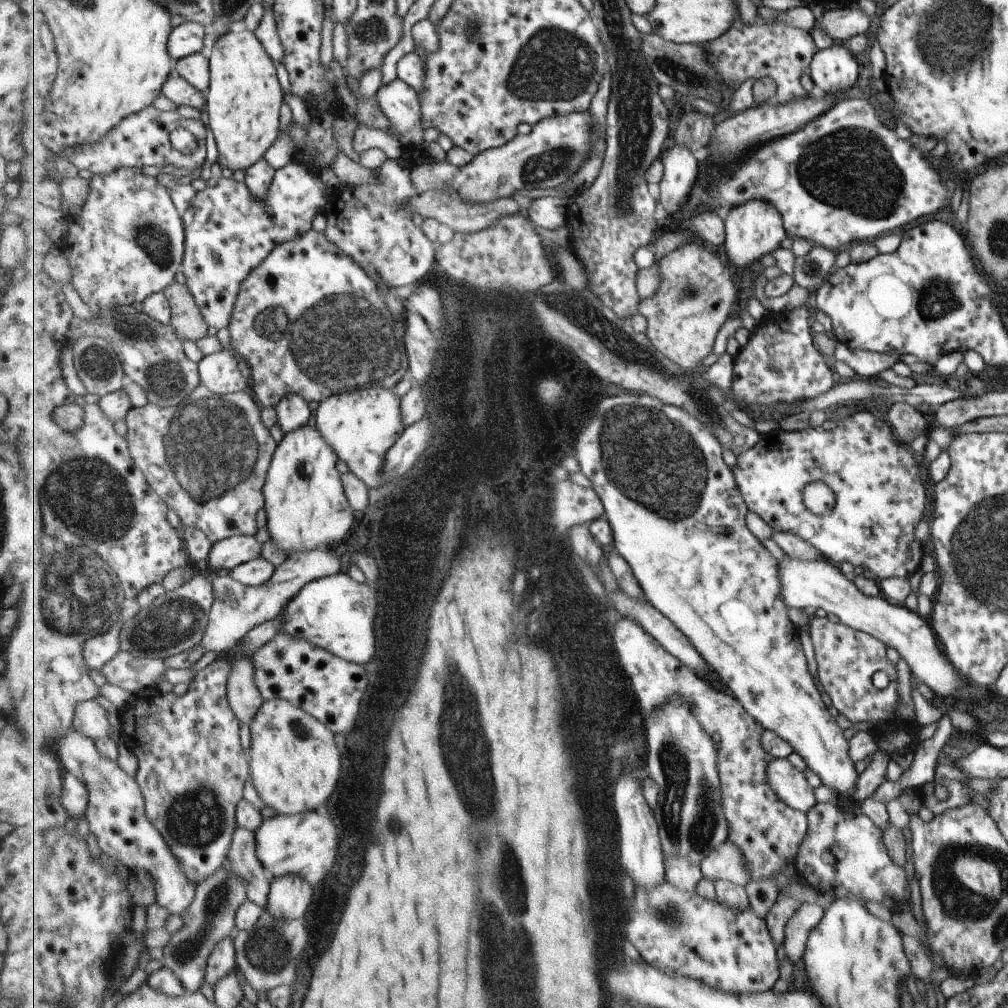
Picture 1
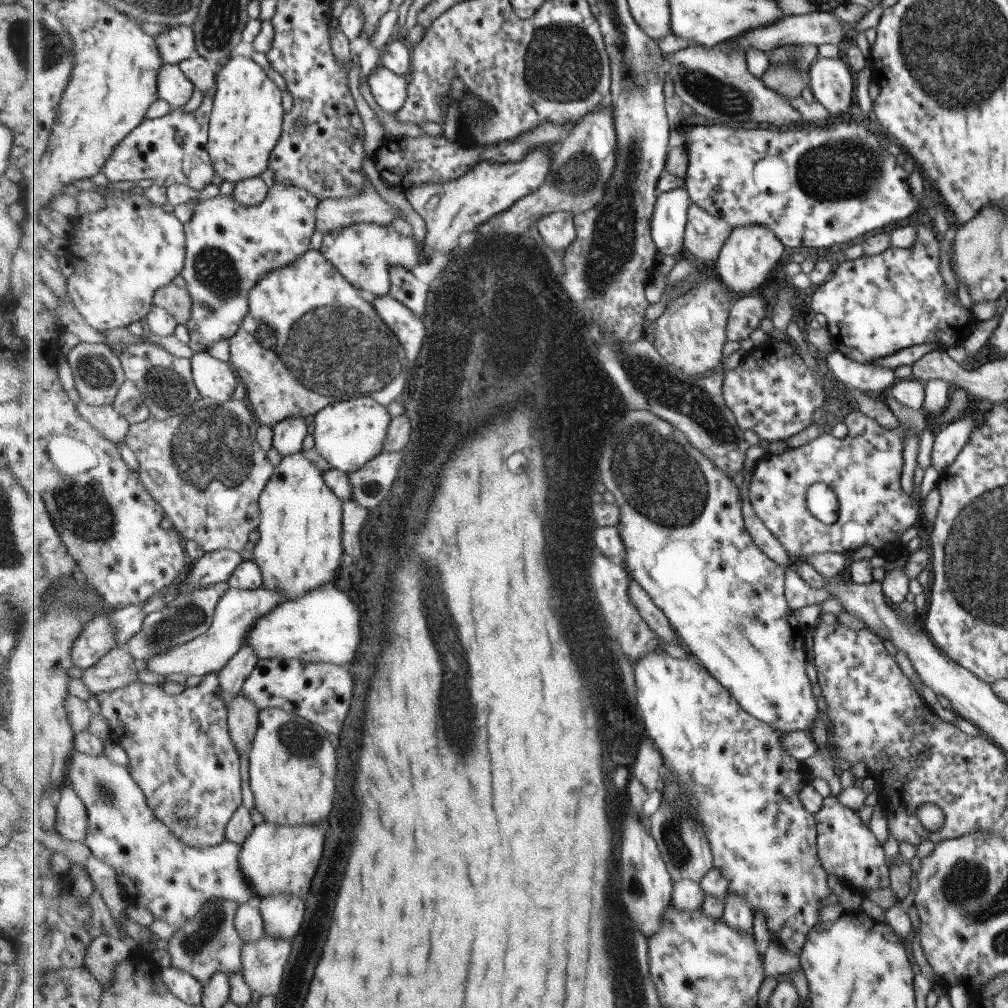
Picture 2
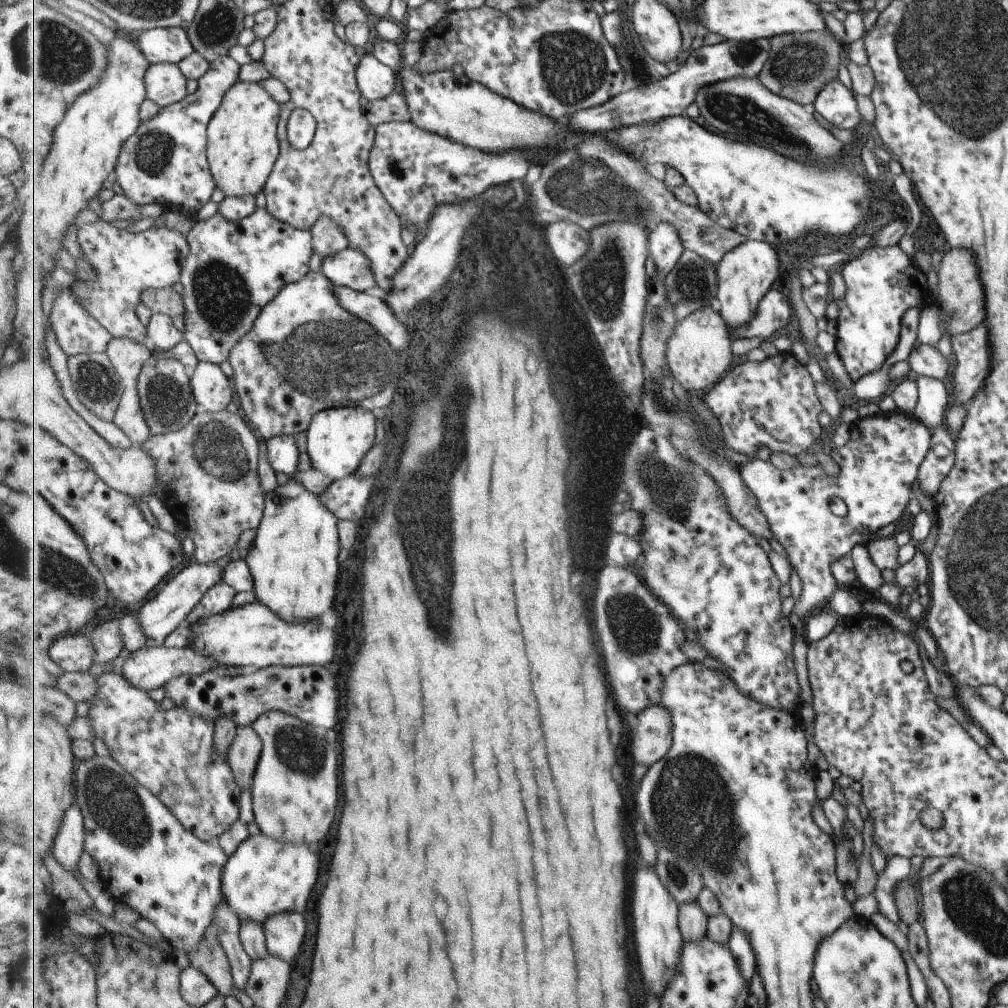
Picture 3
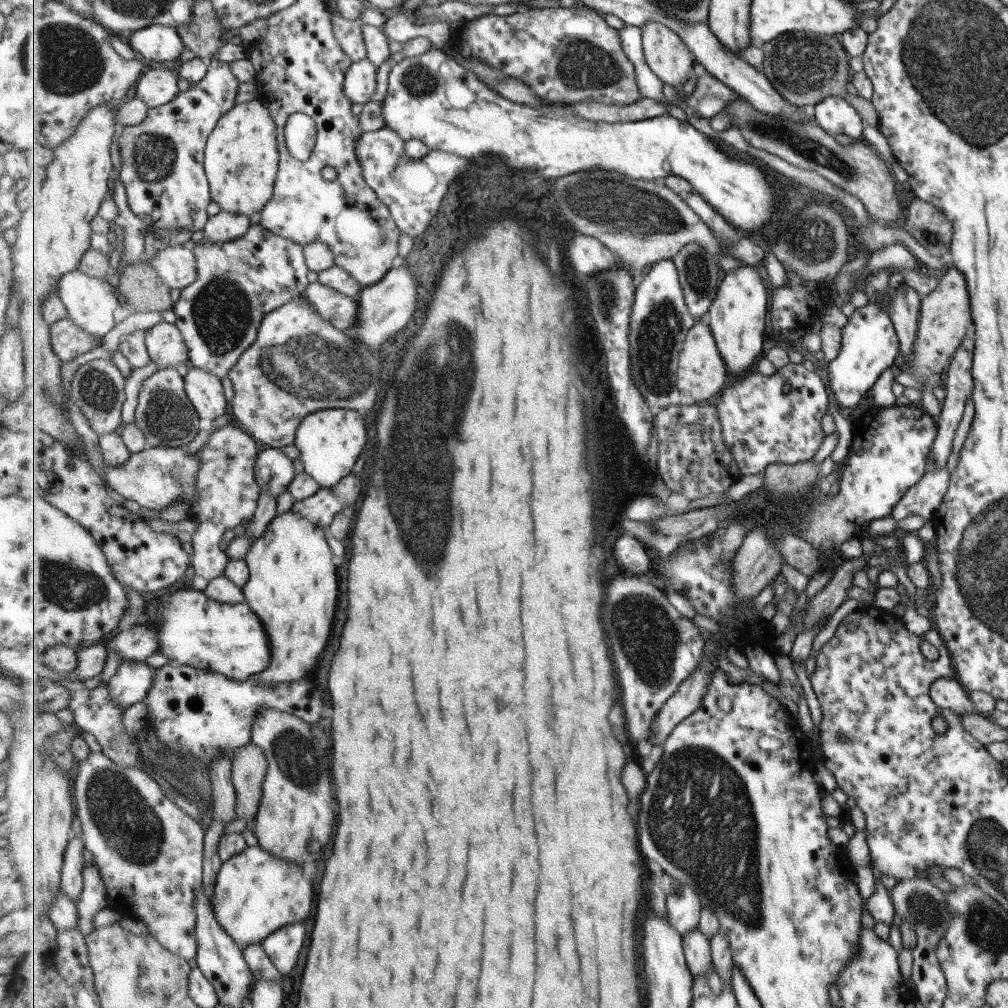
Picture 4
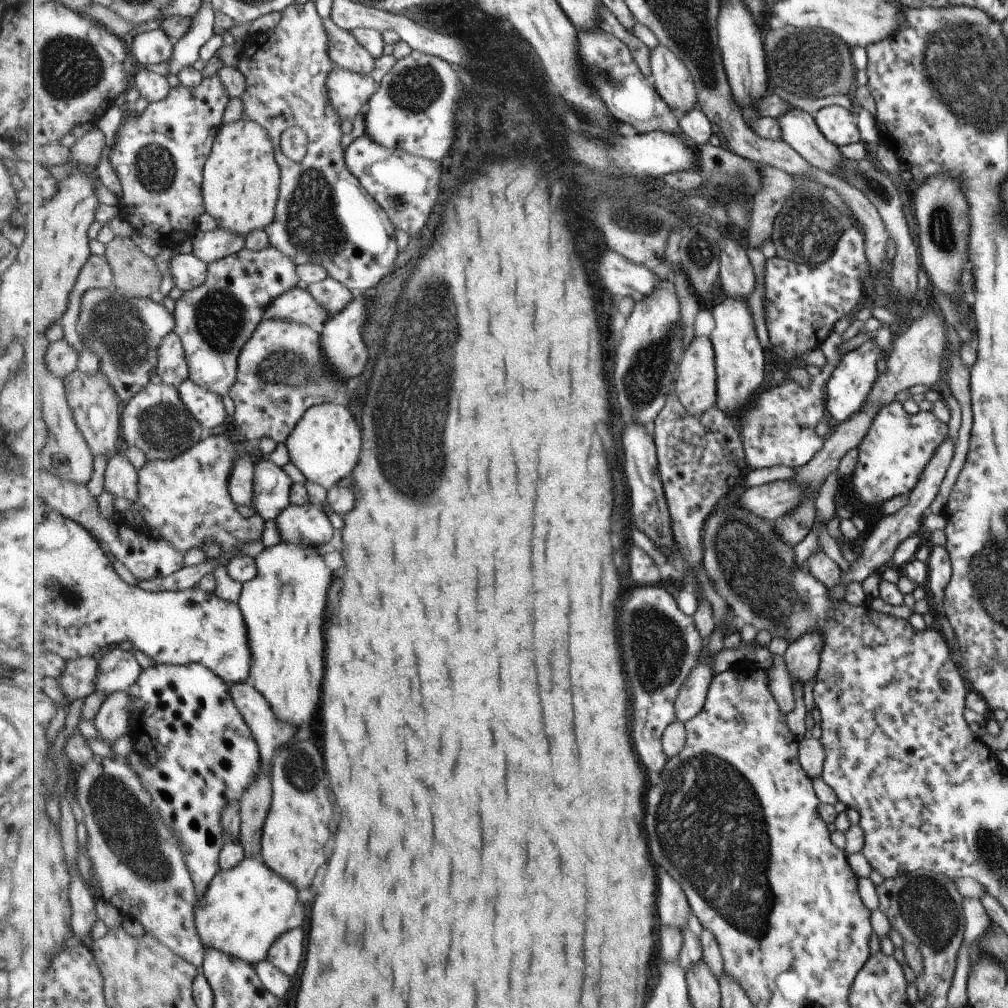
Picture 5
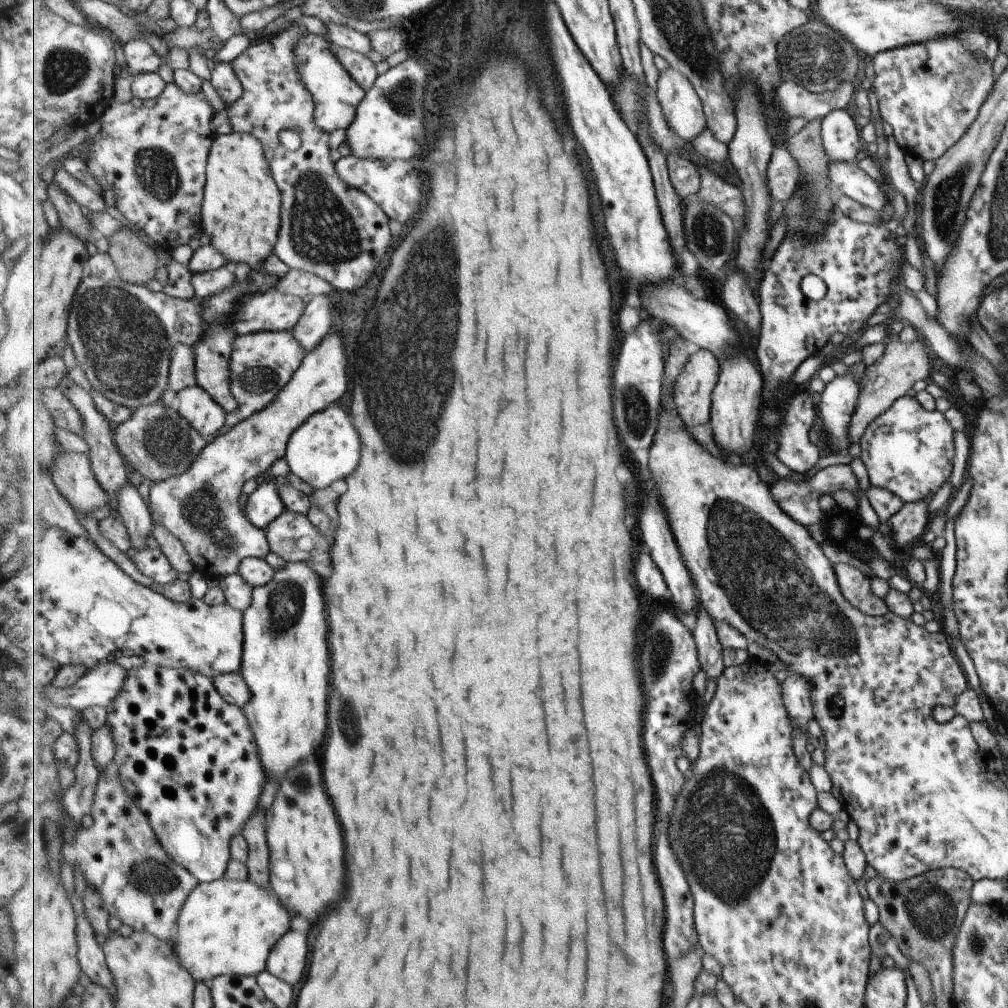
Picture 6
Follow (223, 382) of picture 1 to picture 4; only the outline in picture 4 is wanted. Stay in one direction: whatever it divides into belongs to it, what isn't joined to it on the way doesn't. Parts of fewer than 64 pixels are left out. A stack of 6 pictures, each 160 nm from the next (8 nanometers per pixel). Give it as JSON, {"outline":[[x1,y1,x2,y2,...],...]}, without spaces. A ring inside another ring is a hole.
{"outline":[[188,367,184,372,186,391,200,418,215,420,227,414,227,400,221,379,209,371]]}

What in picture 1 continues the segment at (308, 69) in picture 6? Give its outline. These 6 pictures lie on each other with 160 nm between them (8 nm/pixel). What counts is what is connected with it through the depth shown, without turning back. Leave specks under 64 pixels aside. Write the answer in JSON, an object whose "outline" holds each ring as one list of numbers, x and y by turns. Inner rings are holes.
{"outline":[[398,76,393,82,382,85,375,97,383,115,390,122,393,136,399,135,404,146,420,147,423,144,423,130,426,127,422,125,422,104,418,90]]}

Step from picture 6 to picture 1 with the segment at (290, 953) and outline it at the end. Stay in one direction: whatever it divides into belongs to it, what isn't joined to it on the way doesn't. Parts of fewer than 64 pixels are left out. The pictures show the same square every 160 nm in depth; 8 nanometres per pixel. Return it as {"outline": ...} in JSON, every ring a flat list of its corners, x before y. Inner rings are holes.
{"outline":[[297,875,271,878,270,905,266,910,273,914,273,918,280,921,296,921,307,916,313,886,308,880]]}

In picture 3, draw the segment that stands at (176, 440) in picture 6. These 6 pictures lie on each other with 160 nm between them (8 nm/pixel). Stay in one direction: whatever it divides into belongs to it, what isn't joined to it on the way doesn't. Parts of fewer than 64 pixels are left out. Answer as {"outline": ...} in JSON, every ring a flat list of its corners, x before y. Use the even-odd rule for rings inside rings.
{"outline":[[149,359,142,367,138,391,142,409,153,435,181,430,200,411,185,366,174,359]]}

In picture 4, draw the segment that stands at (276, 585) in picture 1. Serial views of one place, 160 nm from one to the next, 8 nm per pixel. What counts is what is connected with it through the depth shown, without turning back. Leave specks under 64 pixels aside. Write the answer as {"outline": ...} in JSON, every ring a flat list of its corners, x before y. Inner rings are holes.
{"outline":[[123,662,108,682,112,701,123,709,144,701,157,676,158,670,149,668,145,662]]}

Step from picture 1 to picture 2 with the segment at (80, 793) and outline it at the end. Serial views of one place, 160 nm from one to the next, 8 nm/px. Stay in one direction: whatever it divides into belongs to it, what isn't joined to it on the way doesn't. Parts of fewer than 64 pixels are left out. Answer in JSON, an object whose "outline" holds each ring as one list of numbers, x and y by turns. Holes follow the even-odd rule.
{"outline":[[69,784,57,796,58,818,55,829,67,841,85,843,90,818,85,803]]}

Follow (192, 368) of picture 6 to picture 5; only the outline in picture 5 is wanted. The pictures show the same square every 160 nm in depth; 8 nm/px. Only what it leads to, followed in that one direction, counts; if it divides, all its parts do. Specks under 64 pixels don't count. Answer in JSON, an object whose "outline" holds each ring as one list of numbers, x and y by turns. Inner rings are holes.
{"outline":[[173,331,159,349,159,375,163,382,178,387,190,378,190,368,181,337]]}

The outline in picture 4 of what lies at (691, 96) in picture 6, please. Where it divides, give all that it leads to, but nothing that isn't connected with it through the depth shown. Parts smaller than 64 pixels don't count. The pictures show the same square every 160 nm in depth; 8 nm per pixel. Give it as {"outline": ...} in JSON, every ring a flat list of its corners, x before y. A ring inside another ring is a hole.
{"outline":[[649,23,642,28,644,55,647,64,652,71,664,82,665,86,669,84,679,94,684,94,692,86,695,80,693,54,690,47,682,39,680,33,661,23]]}

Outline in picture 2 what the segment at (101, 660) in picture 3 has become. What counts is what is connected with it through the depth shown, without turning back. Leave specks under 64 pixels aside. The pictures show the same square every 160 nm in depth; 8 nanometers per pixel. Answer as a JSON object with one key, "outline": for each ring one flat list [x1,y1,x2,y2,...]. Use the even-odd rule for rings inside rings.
{"outline":[[131,605,115,609,114,612,108,611,108,618,112,626,117,628,114,633,119,646,125,647,132,637,141,632,146,616,143,614,142,605]]}

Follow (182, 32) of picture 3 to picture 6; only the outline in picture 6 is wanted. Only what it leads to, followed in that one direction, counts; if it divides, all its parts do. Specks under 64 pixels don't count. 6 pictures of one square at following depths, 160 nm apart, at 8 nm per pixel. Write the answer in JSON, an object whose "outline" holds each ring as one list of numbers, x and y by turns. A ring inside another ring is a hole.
{"outline":[[131,39,123,44,126,68,131,76,141,73,157,73,164,60,144,39]]}

